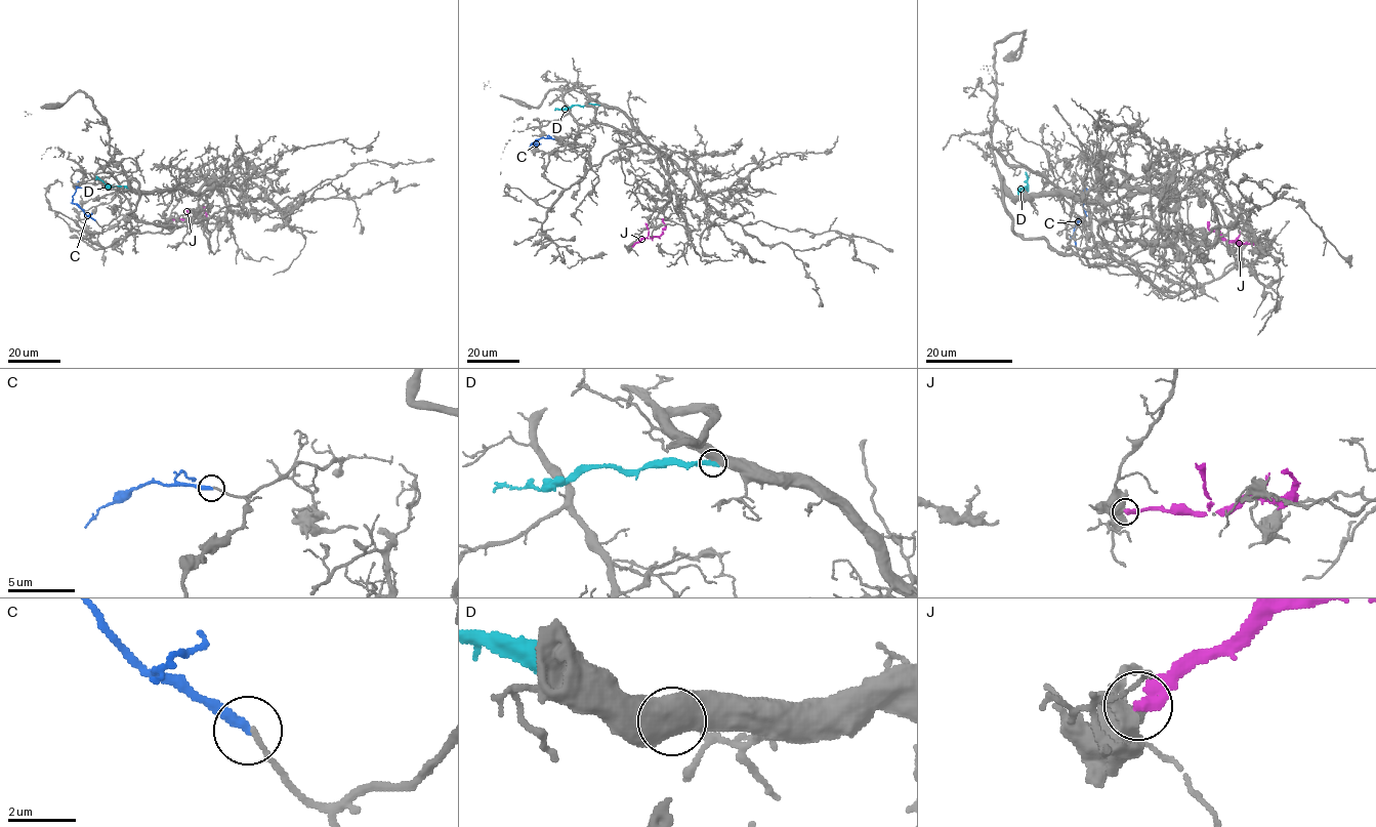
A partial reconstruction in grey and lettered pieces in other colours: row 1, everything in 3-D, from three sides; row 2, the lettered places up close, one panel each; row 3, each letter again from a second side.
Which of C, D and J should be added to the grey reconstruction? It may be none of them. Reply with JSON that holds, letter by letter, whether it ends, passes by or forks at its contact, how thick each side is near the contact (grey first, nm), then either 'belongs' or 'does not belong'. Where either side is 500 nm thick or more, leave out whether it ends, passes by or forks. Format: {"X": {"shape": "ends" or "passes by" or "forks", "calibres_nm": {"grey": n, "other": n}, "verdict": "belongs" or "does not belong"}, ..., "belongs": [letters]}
{"C": {"shape": "ends", "calibres_nm": {"grey": 140, "other": 320}, "verdict": "does not belong"}, "D": {"calibres_nm": {"grey": 700, "other": 440}, "verdict": "does not belong"}, "J": {"calibres_nm": {"grey": 750, "other": 360}, "verdict": "does not belong"}, "belongs": []}

